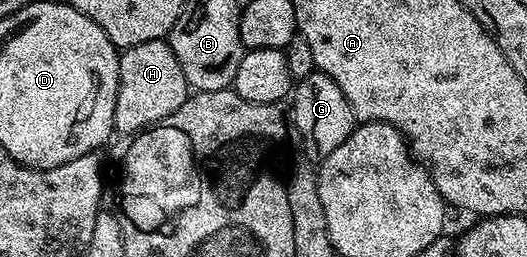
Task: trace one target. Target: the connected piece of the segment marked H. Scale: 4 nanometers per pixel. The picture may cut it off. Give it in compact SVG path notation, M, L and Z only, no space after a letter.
M166 40L137 43L122 50L119 55L119 86L113 111L115 133L134 135L150 125L157 125L161 119L173 115L189 95L189 86L177 55L173 55Z

